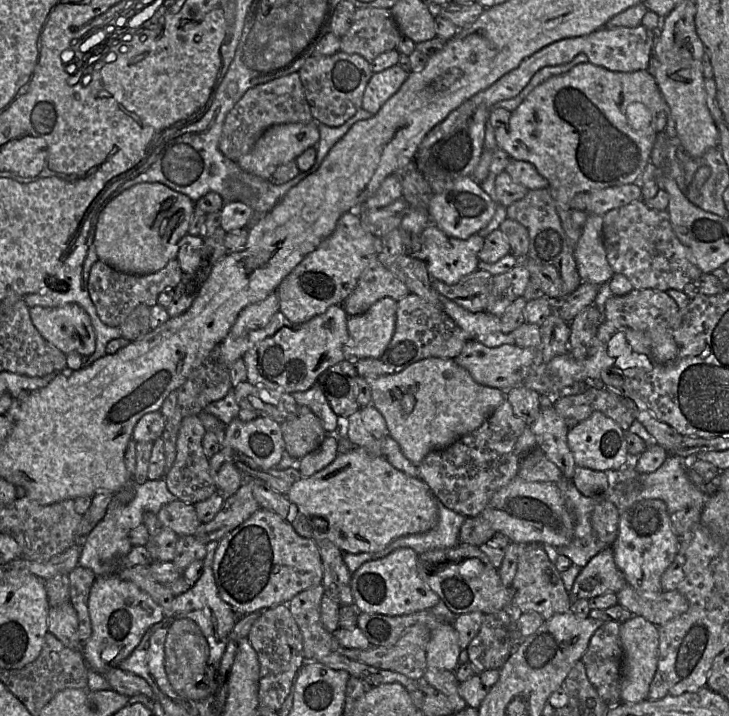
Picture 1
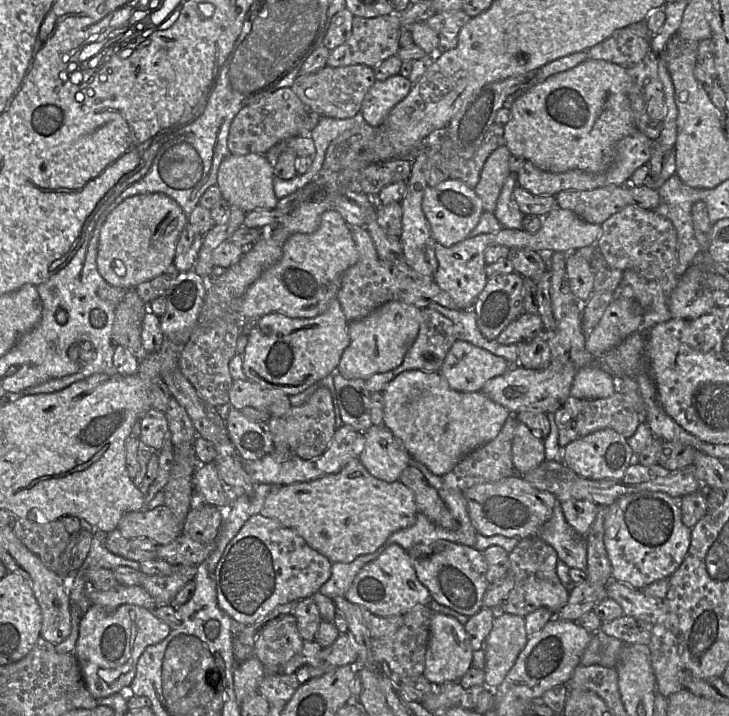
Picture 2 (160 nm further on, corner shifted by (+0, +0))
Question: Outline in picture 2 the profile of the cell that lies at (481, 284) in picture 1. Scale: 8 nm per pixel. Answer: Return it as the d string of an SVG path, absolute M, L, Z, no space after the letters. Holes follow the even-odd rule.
M351 227L351 232L359 258L342 274L337 293L337 298L349 322L366 317L388 301L401 301L420 309L436 302L450 309L458 309L449 294L439 287L434 278L414 271L407 263L392 263L382 260L365 227Z

